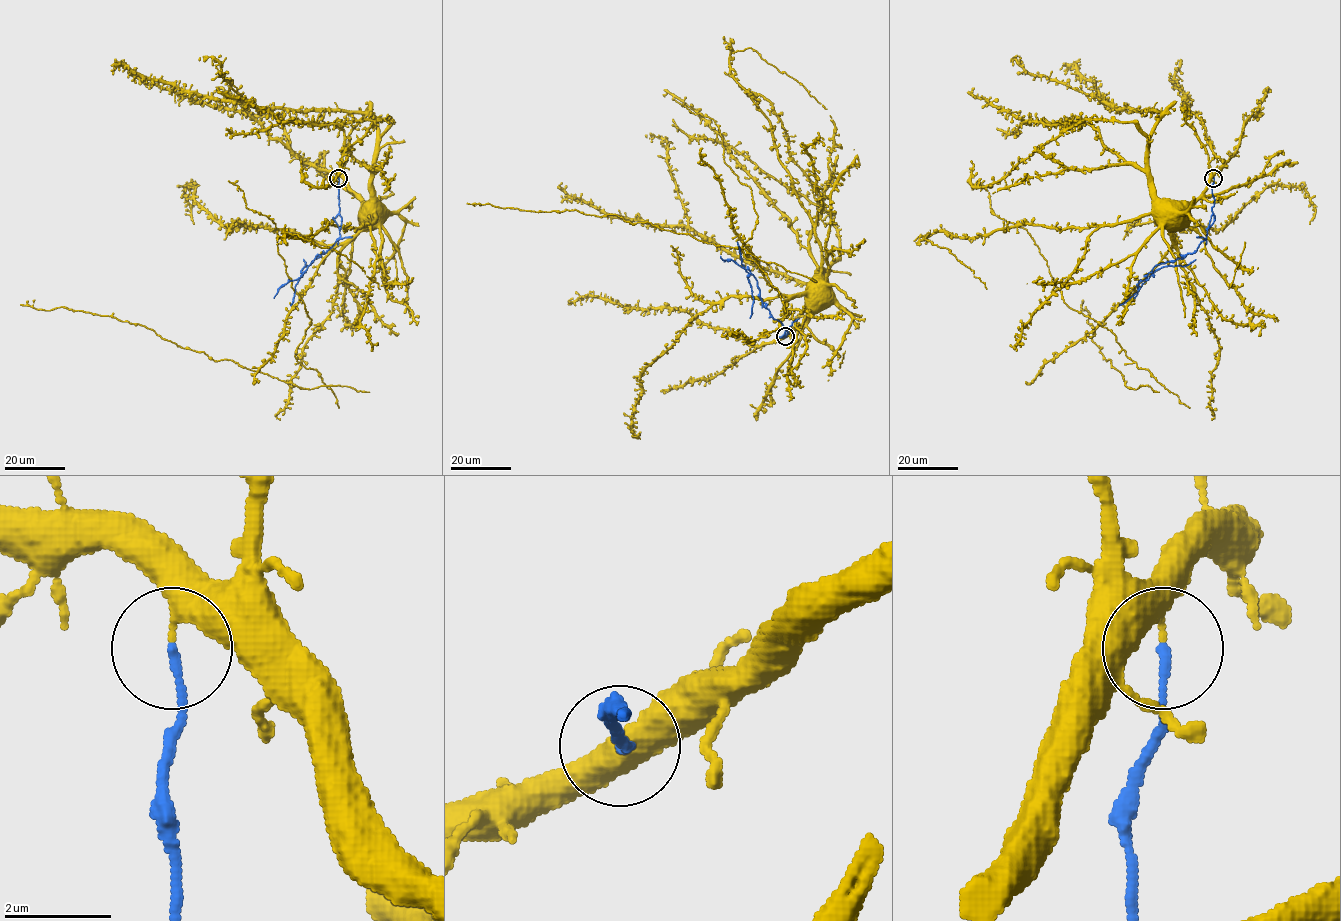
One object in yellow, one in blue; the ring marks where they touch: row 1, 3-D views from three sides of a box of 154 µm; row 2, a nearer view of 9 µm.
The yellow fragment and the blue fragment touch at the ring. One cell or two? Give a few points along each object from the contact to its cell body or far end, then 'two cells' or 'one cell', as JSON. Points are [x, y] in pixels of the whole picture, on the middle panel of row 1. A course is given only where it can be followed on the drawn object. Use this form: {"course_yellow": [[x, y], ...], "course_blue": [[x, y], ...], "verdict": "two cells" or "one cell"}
{"course_yellow": [[785, 336], [808, 318], [811, 280], [814, 276], [818, 279]], "course_blue": [[785, 336], [786, 329], [762, 303], [759, 288], [752, 274], [747, 276], [753, 300], [750, 318]], "verdict": "two cells"}

